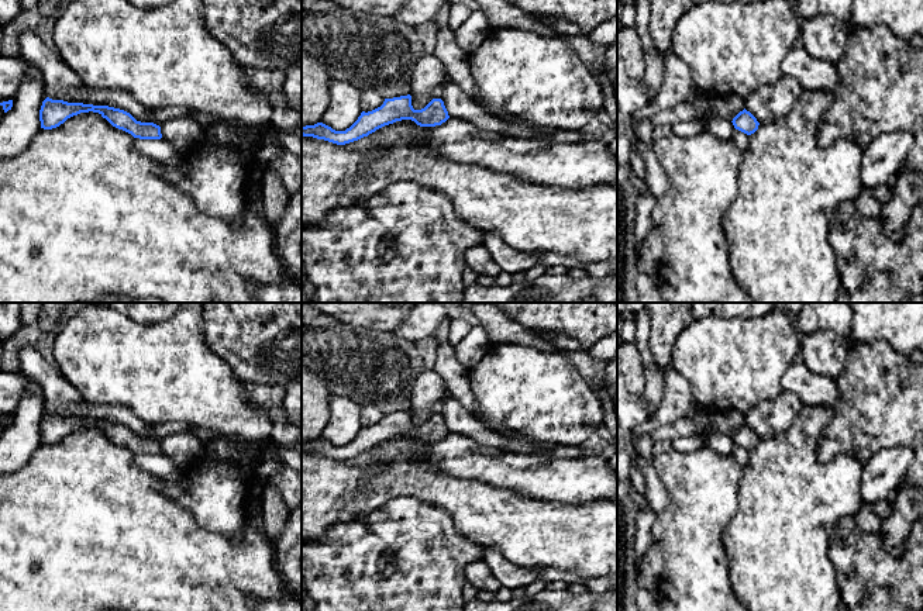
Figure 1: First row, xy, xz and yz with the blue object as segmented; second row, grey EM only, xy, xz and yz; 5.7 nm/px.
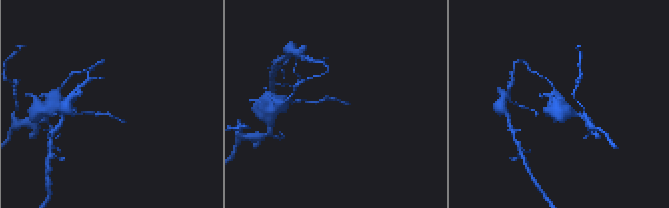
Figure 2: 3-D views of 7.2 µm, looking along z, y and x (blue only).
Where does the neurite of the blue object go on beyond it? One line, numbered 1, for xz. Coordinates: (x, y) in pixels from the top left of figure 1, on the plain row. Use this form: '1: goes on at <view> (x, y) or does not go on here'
1: does not go on here

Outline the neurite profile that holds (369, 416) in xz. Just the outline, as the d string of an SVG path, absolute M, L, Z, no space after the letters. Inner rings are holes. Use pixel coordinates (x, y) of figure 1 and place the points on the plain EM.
M373 405L361 407L361 425L368 428L383 420L385 414Z

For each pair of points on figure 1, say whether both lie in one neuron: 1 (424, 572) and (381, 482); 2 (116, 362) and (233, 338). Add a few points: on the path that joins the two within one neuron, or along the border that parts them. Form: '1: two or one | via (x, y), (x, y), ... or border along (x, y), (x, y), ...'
1: two | border along (423, 500), (414, 496), (398, 496), (361, 518)
2: two | border along (202, 317), (206, 345), (230, 366)

